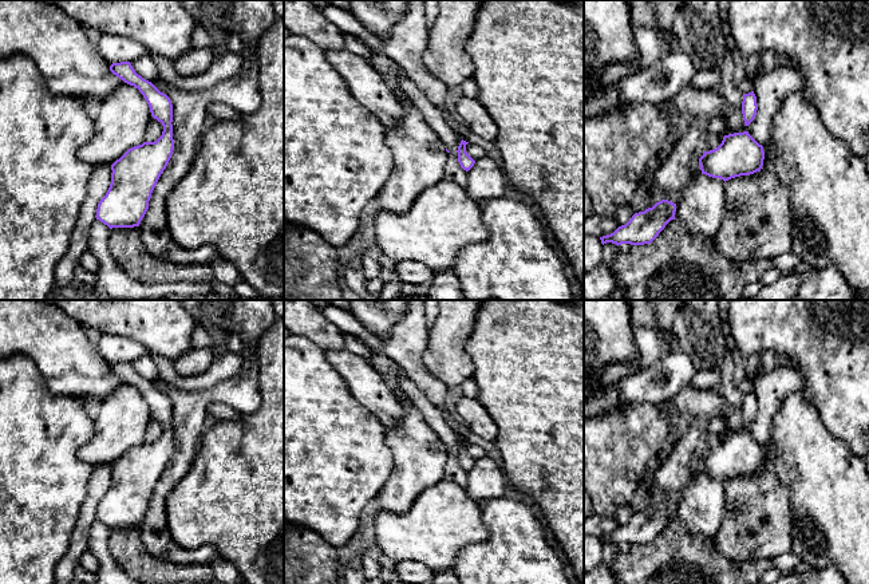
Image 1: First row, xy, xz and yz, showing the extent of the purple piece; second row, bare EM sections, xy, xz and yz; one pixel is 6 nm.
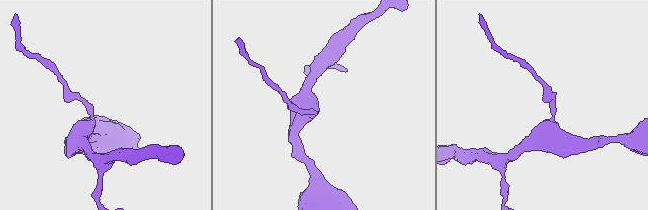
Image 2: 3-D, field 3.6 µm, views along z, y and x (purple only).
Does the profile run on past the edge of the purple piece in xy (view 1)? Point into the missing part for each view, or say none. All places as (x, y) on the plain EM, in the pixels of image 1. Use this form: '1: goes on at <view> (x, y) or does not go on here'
1: does not go on here

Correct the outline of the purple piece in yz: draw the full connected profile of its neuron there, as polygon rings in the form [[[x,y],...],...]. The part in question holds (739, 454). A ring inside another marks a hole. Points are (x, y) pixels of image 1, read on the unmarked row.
[[[748,431],[734,433],[723,437],[722,443],[699,458],[702,474],[720,478],[724,482],[761,471],[765,451]]]

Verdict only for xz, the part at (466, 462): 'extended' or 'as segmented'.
as segmented

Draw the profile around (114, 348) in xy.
[[[103,334],[98,343],[99,354],[110,363],[133,362],[147,355],[147,350],[138,342],[125,336]]]

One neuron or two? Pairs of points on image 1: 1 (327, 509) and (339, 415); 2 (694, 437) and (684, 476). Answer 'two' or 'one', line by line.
1: one
2: one

